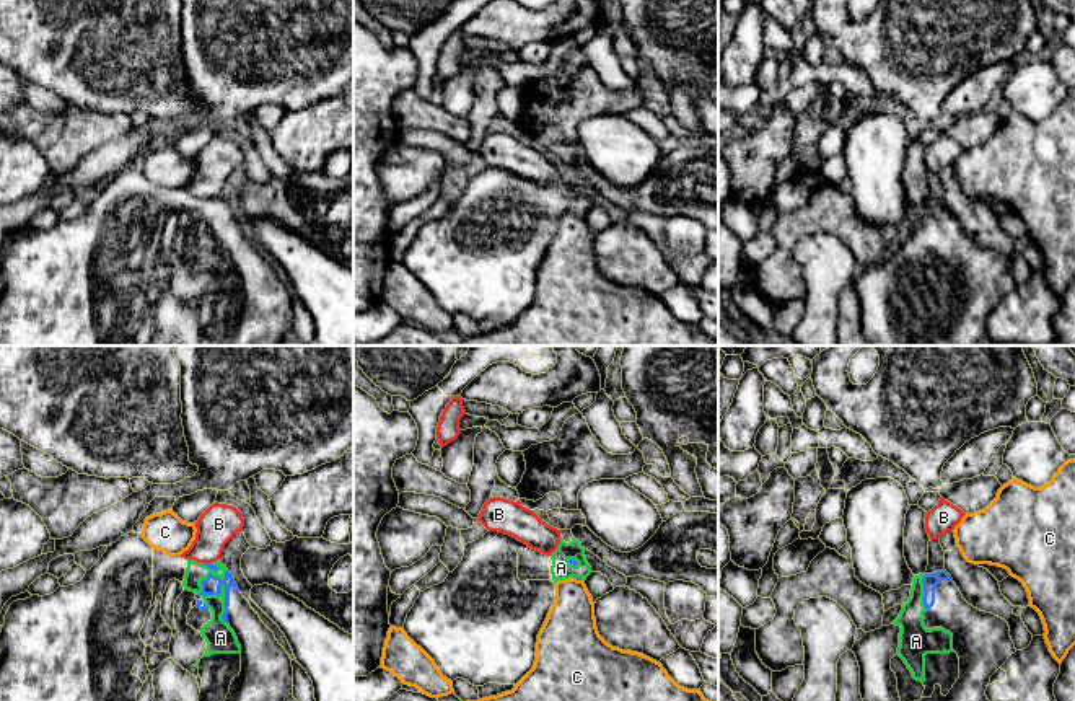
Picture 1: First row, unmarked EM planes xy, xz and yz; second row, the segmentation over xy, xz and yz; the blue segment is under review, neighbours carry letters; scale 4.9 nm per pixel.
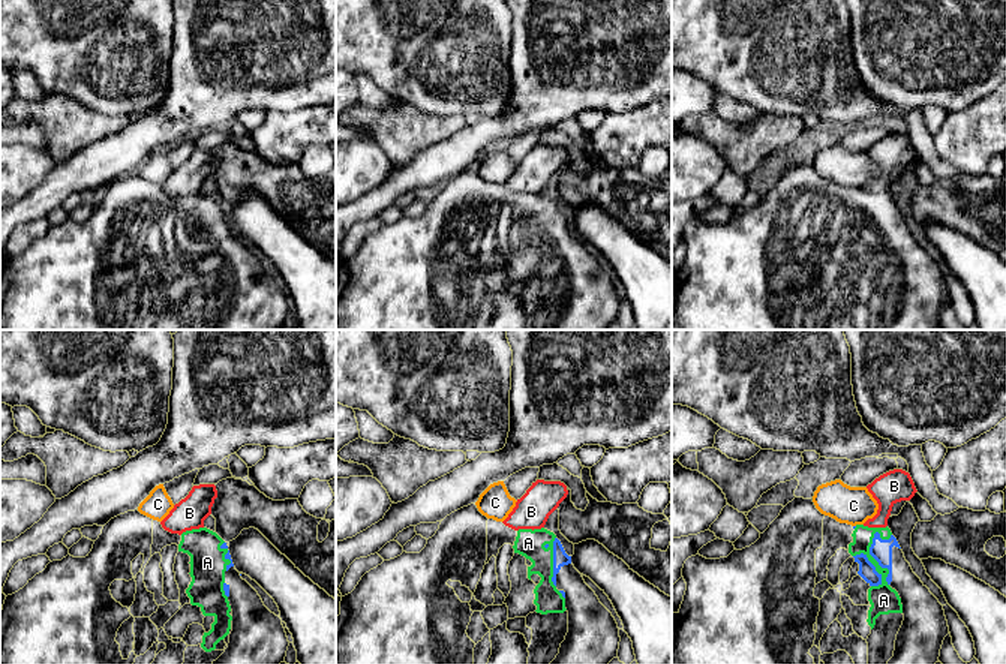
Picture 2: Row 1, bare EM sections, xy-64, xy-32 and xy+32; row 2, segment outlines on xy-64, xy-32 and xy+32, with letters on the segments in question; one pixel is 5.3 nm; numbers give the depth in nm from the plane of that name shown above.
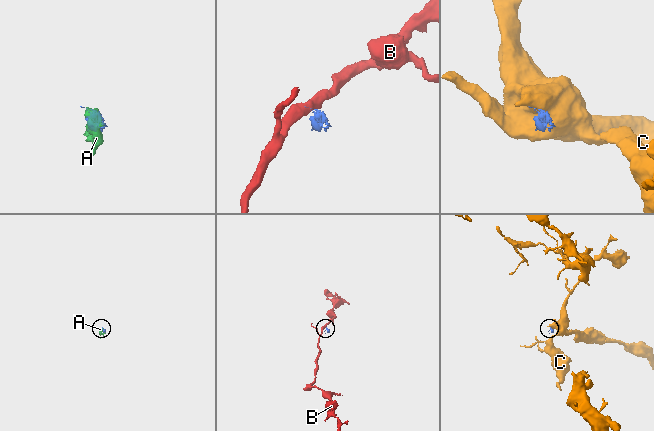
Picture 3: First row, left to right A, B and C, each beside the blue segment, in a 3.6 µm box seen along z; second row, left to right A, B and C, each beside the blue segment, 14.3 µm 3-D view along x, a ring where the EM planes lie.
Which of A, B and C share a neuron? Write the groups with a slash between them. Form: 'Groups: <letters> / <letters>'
Groups: A / B / C

